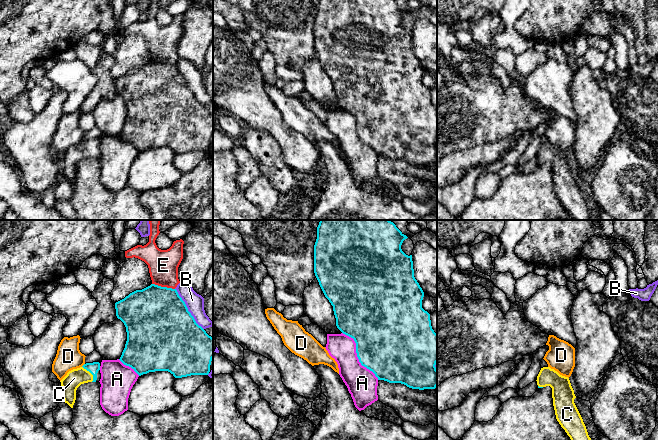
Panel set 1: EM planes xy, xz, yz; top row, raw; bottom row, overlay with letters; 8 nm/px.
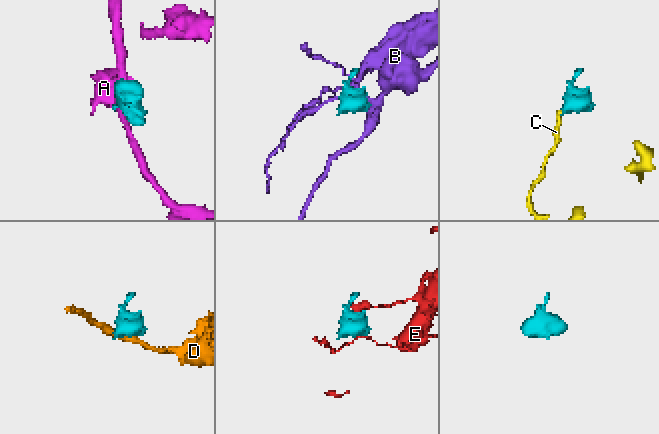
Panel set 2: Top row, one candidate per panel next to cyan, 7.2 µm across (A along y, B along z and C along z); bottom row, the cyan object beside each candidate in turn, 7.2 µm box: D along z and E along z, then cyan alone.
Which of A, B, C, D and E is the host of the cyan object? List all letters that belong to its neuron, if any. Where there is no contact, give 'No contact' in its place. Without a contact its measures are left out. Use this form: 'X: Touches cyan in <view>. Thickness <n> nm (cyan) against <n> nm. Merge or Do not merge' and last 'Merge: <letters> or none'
A: Touches cyan in xz. Thickness 500 nm (cyan) against 240 nm. Do not merge
B: Touches cyan in xy. Thickness 500 nm (cyan) against 140 nm. Do not merge
C: Touches cyan in xy. Thickness 90 nm (cyan) against 140 nm. Merge
D: Touches cyan in xy. Thickness 90 nm (cyan) against 200 nm. Do not merge
E: Touches cyan in xy. Thickness 500 nm (cyan) against 240 nm. Do not merge
Merge: C

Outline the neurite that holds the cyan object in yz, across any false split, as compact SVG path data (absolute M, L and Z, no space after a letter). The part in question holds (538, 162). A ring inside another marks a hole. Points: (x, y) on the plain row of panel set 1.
M550 143L541 144L537 152L538 164L552 164L556 195L570 213L573 220L590 220L583 195L574 179L576 174L568 153L560 151Z

